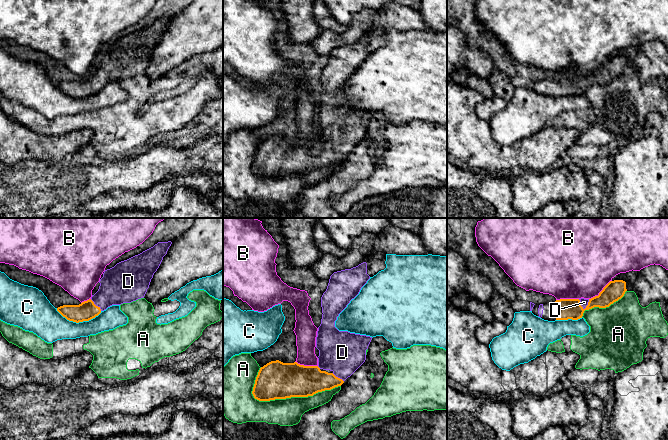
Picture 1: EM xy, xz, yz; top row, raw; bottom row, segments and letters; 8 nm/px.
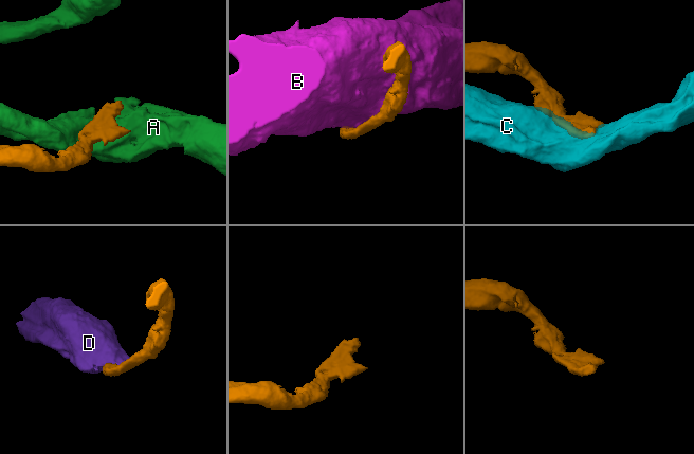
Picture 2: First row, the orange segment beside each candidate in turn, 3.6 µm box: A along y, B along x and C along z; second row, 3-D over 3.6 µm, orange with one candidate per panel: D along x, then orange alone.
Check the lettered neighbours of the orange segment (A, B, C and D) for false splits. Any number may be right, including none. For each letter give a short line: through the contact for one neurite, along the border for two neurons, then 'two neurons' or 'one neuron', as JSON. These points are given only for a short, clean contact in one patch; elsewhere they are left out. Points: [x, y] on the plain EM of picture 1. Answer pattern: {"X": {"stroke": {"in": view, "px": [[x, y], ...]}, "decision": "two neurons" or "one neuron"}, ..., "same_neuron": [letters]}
{"A": {"decision": "two neurons"}, "B": {"decision": "two neurons"}, "C": {"decision": "two neurons"}, "D": {"decision": "one neuron"}, "same_neuron": ["D"]}

